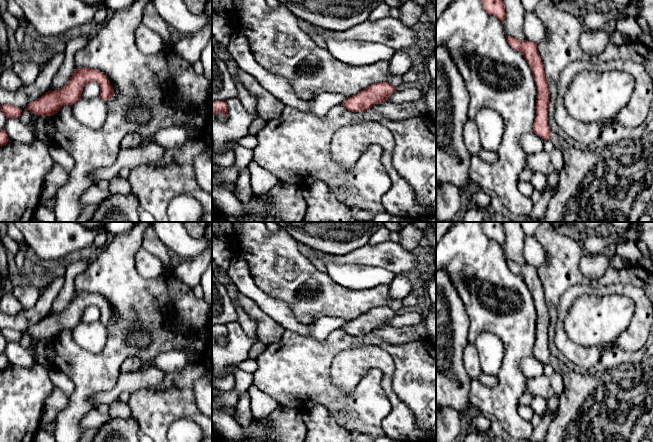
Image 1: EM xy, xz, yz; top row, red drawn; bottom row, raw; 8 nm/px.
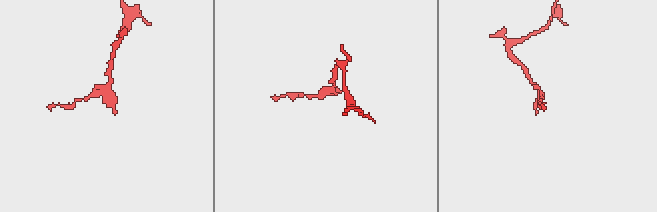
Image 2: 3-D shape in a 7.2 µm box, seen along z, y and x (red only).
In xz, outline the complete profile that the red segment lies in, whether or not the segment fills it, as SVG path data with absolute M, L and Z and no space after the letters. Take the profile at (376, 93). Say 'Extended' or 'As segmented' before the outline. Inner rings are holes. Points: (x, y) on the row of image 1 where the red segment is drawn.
As segmented. M388 82L374 83L346 99L343 106L351 112L363 112L375 104L387 101L387 98L395 91L396 87Z

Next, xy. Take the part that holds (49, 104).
As segmented. M90 68L75 69L70 80L56 91L48 91L40 98L27 105L31 115L53 116L62 106L73 105L81 99L82 91L89 82L96 82L100 86L99 97L109 100L113 93L113 87L106 75L99 70Z

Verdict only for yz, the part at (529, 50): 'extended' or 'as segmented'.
extended

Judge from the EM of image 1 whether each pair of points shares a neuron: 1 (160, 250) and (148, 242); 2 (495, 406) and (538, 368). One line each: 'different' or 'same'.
1: same
2: different

